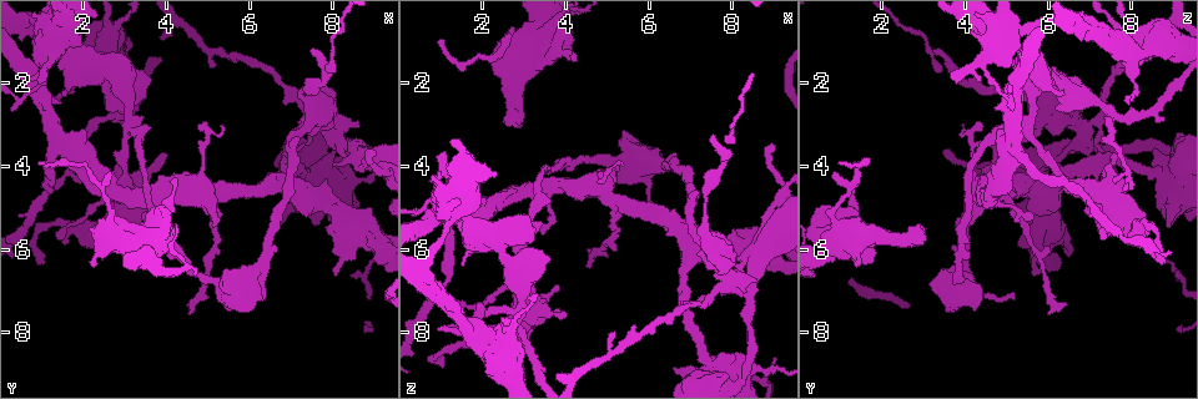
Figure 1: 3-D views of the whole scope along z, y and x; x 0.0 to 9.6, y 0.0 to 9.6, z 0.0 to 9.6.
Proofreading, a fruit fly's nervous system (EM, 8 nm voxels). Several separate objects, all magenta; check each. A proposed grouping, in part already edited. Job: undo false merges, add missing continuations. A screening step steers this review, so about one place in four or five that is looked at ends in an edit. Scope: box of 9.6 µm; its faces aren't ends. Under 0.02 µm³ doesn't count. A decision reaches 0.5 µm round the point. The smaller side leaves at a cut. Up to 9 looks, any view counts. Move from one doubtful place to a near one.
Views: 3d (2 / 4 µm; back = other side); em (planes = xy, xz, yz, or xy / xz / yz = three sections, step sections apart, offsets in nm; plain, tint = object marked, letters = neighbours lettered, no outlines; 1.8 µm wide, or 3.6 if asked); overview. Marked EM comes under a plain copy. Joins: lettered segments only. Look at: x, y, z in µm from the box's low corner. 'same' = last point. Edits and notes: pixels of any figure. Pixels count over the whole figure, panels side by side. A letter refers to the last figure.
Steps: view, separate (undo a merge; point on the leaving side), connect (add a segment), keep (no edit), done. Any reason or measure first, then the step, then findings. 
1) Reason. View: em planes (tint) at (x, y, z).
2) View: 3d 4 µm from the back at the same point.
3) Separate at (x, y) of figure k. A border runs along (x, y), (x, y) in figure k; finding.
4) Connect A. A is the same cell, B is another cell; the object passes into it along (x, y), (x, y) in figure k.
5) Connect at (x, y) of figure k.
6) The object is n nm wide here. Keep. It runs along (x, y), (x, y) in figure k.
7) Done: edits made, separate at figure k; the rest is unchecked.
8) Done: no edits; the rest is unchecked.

Calibre changes. View: em 3.6 µm xy step 8 (tint) at (1.30, 0.80, 4.75).

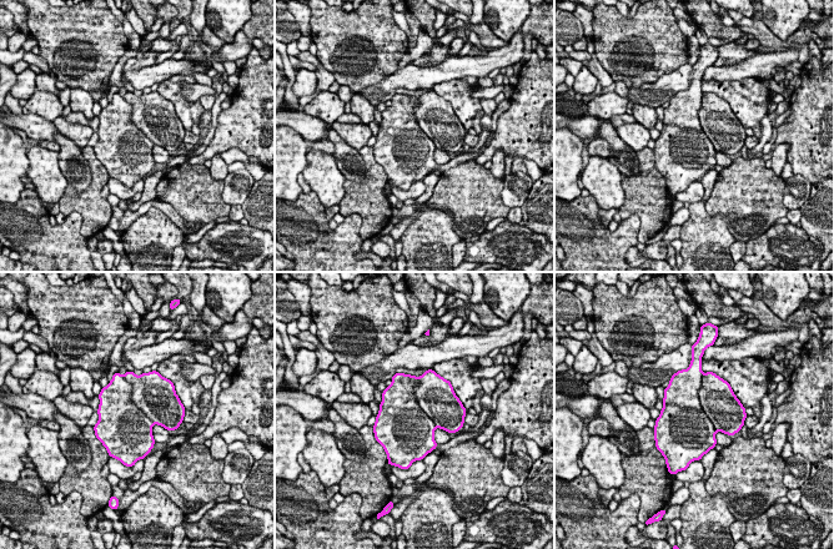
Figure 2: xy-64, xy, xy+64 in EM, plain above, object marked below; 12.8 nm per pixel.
View: em 3.6 µm planes (tint) at the same point.

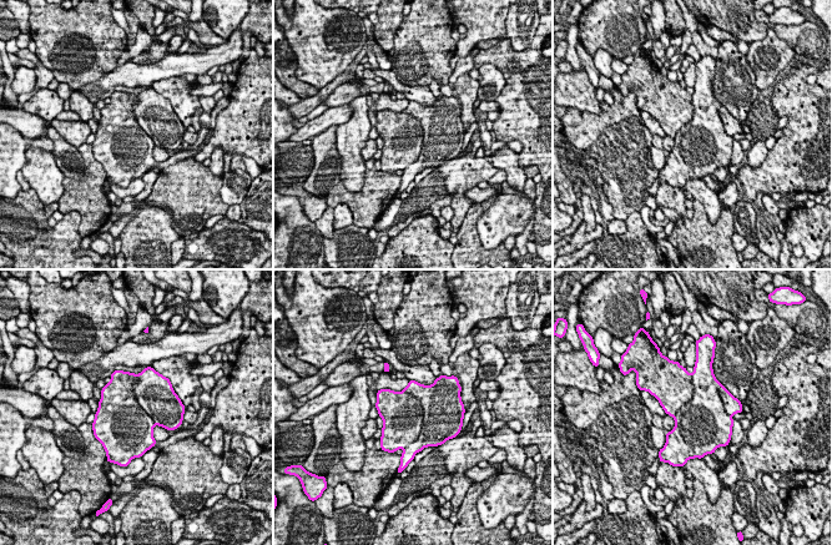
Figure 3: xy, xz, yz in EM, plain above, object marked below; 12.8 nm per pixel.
View: em 3.6 µm planes (letters) at the same point.

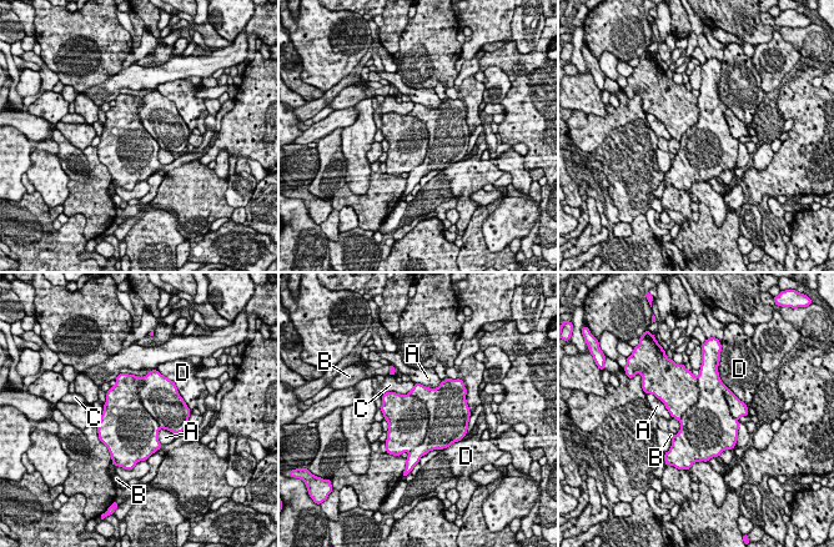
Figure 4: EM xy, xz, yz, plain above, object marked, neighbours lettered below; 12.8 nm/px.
Separate at (410, 418) of figure 4. A, B, C and D are other cells; a border runs along (408, 394), (427, 412), (408, 452) in figure 4; two cells meet here.

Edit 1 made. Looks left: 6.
Redraw. View: overview.

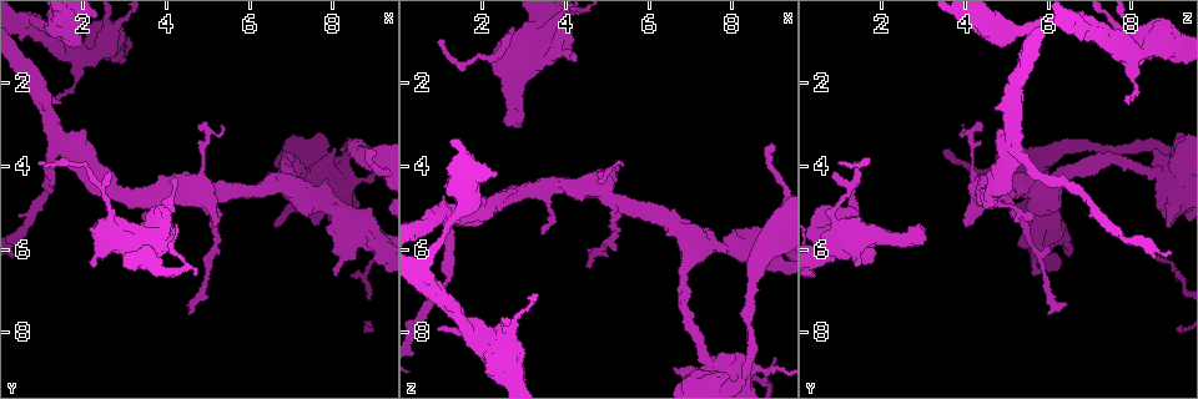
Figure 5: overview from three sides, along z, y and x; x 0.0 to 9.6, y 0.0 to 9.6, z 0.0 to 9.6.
View: em 3.6 µm planes (letters) at (2.65, 4.15, 0.85).

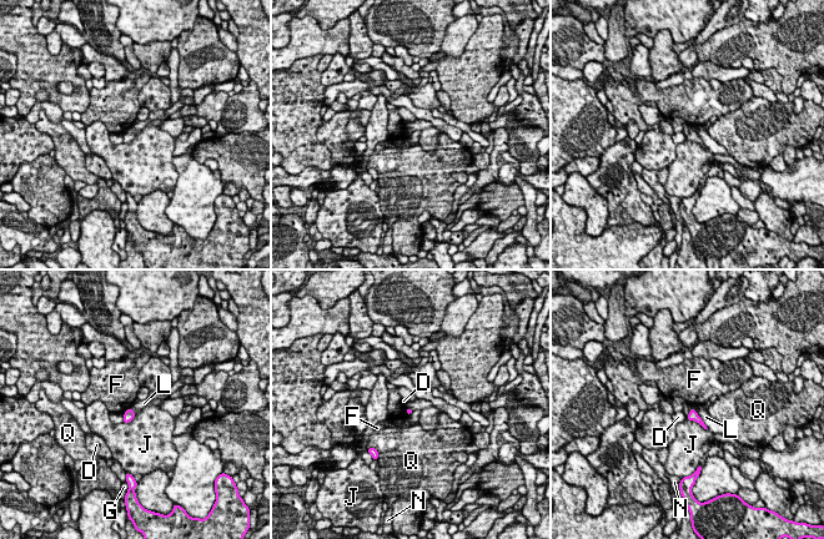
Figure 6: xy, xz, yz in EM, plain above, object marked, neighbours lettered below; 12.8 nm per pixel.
Keep. D, F, G, J, L, N and Q are other cells; a border runs along (692, 407), (708, 428) in figure 6; none of them fits.

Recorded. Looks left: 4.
Abrupt turn. View: 3d 4 µm at (2.80, 5.75, 2.80).

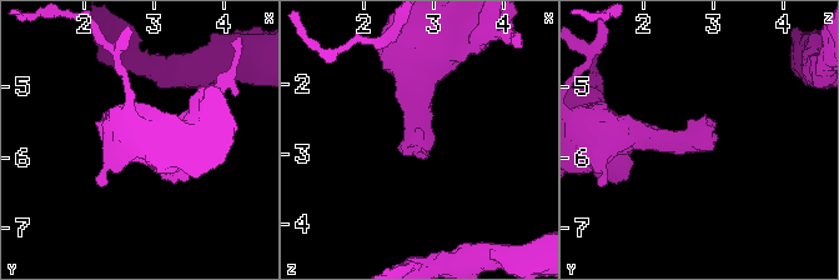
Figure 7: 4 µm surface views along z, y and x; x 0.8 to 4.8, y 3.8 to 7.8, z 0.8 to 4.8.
Now the EM. View: em xy step 16 (tint) at (2.75, 5.75, 2.80).

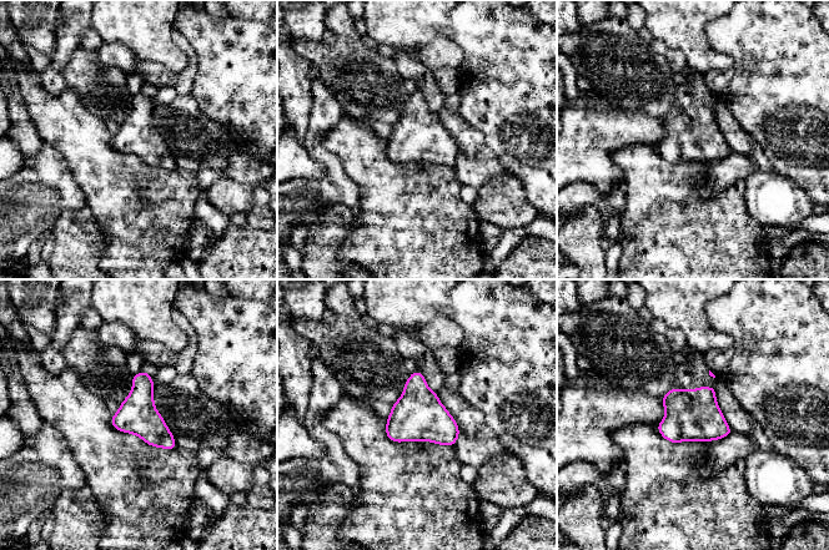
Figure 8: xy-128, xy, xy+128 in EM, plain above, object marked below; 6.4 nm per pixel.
What lies round it. View: em xy step 16 (letters) at the same point.

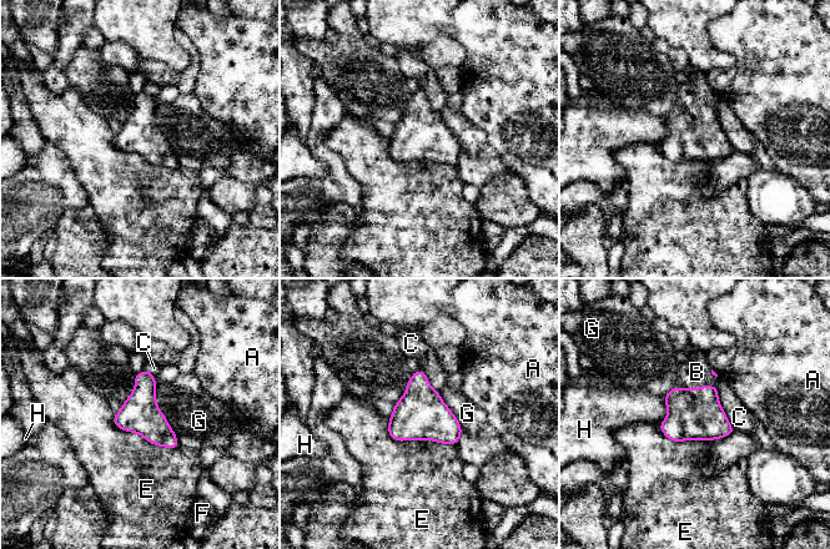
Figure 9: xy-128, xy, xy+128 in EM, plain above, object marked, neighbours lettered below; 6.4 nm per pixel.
Connect B. B is the same cell, A, C, E, F, G and H are other cells; the object passes into it along (692, 413), (694, 388), (697, 372) in figure 9; the cell continues.

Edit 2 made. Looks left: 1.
Done: edits made, separate at figure 4, connect at figure 9; the rest is unchecked.

